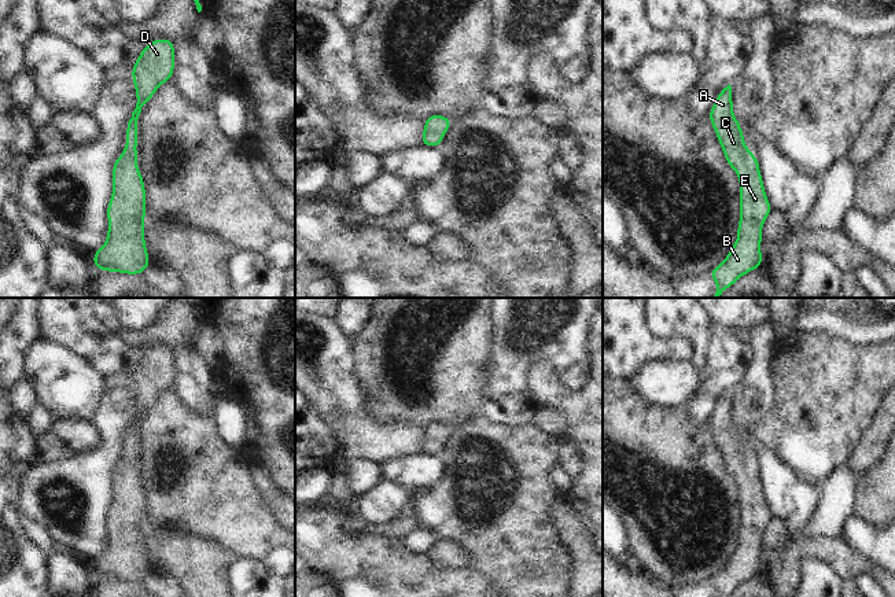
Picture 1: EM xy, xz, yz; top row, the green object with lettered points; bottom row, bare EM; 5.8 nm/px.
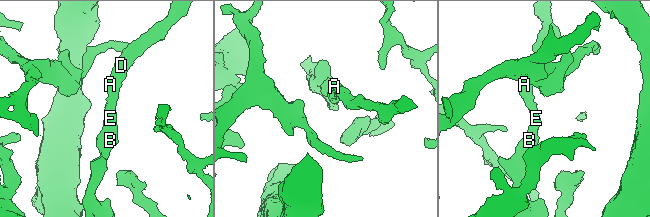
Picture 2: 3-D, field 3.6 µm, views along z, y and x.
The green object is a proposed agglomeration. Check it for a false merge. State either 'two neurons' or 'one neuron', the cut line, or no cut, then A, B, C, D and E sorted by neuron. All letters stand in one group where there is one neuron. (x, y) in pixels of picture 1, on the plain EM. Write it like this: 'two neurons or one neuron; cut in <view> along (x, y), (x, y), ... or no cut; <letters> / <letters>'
one neuron; no cut; A B C D E

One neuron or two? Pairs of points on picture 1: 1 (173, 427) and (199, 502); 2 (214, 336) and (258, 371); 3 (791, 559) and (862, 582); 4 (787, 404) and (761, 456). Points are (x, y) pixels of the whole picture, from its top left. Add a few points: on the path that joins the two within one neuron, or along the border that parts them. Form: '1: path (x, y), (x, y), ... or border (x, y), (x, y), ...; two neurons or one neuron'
1: path (177, 446), (187, 456), (190, 475), (195, 483); one neuron
2: border (206, 321), (224, 335), (220, 369); two neurons
3: border (869, 571), (854, 578); two neurons
4: border (754, 448), (769, 448), (791, 467); two neurons

